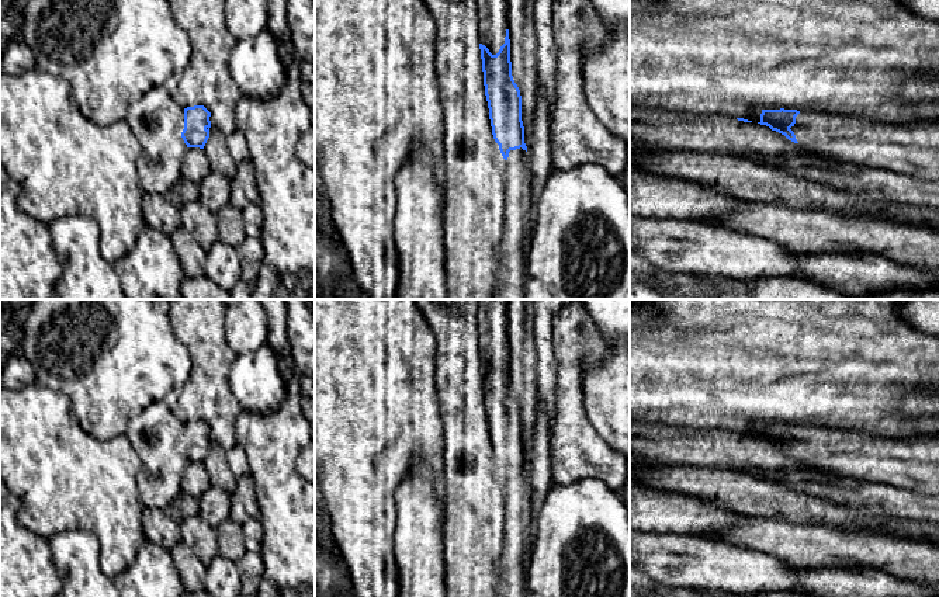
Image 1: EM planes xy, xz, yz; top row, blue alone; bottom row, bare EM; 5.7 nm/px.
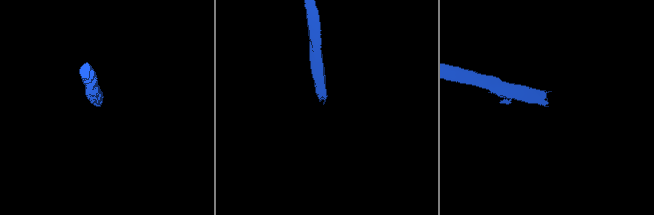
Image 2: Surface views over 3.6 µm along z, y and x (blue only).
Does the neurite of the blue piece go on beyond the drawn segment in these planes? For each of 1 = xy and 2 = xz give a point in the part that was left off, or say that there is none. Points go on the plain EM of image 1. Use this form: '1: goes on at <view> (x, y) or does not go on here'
1: does not go on here
2: goes on at xz (516, 548)

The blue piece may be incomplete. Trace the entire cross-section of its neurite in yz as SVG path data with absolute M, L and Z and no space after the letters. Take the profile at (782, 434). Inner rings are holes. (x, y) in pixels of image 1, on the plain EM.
M780 423L762 424L758 438L838 476L939 496L939 433L888 438Z

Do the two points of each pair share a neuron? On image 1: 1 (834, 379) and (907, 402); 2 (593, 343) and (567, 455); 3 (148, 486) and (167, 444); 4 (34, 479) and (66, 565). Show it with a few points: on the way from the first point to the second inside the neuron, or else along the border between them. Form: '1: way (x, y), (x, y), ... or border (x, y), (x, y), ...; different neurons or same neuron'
1: border (904, 392), (898, 412), (904, 417), (924, 422); different neurons
2: way (571, 370), (570, 427); same neuron
3: way (145, 476), (160, 461), (160, 454); same neuron
4: border (87, 531), (62, 530), (47, 538); different neurons

